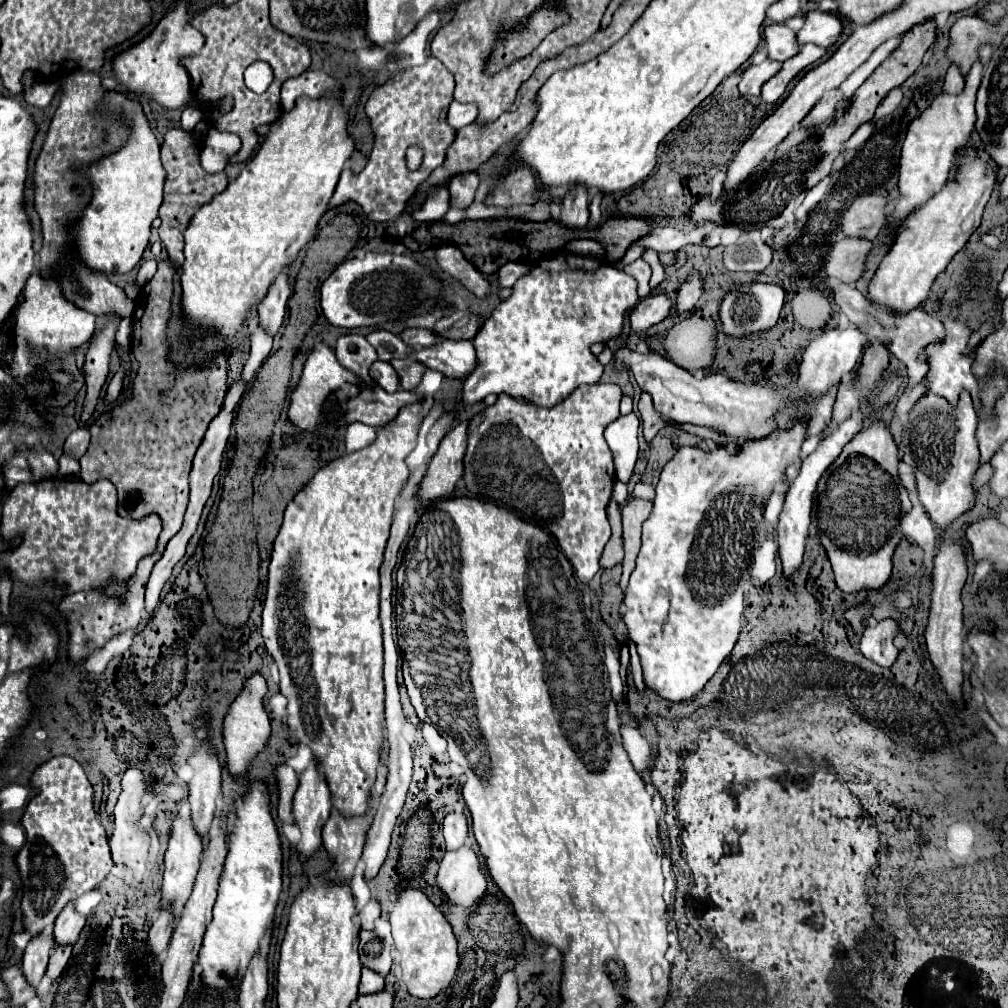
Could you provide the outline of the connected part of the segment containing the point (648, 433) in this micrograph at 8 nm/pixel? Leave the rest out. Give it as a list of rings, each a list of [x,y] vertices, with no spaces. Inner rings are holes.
[[[645,392],[641,394],[641,400],[639,400],[639,412],[641,412],[641,420],[643,420],[643,436],[645,436],[647,442],[651,442],[655,438],[655,434],[661,430],[663,420],[655,412],[651,396],[645,394]]]

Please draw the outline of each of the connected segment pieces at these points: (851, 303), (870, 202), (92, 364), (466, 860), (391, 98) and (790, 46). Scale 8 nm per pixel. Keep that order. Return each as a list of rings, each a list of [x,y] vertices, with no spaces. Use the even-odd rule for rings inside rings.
[[[827,278],[827,288],[831,290],[833,300],[839,306],[839,310],[843,314],[847,314],[849,322],[853,322],[867,335],[869,344],[879,340],[879,338],[889,342],[889,350],[907,366],[907,376],[909,376],[907,378],[907,388],[913,388],[915,384],[919,384],[923,380],[923,374],[927,372],[923,350],[925,350],[925,346],[929,342],[935,342],[935,340],[939,340],[943,336],[943,324],[937,318],[927,316],[921,308],[917,308],[917,310],[913,310],[913,312],[909,312],[905,316],[889,316],[879,306],[875,306],[875,308],[873,308],[873,304],[869,306],[869,300],[857,288],[847,286],[841,280]]]
[[[859,196],[843,214],[841,232],[845,236],[875,240],[887,224],[887,202],[883,196]]]
[[[113,316],[105,328],[97,334],[97,338],[91,342],[87,356],[85,356],[85,364],[83,364],[83,374],[87,380],[87,398],[85,398],[85,410],[83,410],[83,424],[91,418],[93,408],[97,404],[99,398],[99,390],[107,378],[107,368],[109,368],[109,354],[115,346],[115,330],[119,326],[121,318]]]
[[[467,846],[455,852],[445,852],[439,862],[437,886],[455,906],[469,910],[479,904],[487,888],[481,856]]]
[[[429,56],[421,66],[405,68],[399,80],[389,78],[385,84],[377,86],[365,104],[375,136],[373,152],[361,174],[351,174],[349,168],[343,170],[331,198],[331,206],[355,200],[371,220],[387,222],[397,218],[417,186],[439,164],[443,164],[445,150],[455,138],[455,130],[447,126],[447,108],[453,102],[453,88],[455,80],[451,72],[433,56]],[[411,146],[419,146],[423,150],[423,162],[415,172],[407,168],[405,160],[405,152]]]
[[[783,24],[765,26],[765,50],[769,60],[783,62],[799,52],[799,44],[795,40],[795,32]]]

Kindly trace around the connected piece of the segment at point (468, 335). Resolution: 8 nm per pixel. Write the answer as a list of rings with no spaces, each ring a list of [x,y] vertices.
[[[453,312],[447,318],[441,318],[433,332],[441,338],[453,338],[453,340],[473,340],[475,334],[479,332],[481,324],[479,324],[479,316],[471,314],[471,312]]]

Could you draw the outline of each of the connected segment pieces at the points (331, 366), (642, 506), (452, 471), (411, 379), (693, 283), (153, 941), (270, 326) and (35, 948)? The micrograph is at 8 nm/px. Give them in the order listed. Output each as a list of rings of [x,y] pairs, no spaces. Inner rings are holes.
[[[315,344],[313,352],[309,354],[307,362],[305,362],[305,368],[303,368],[303,376],[295,388],[295,392],[291,394],[291,408],[289,408],[289,418],[293,424],[297,424],[301,430],[315,430],[317,424],[321,422],[321,408],[323,408],[323,402],[327,398],[329,392],[337,390],[341,380],[347,380],[347,382],[355,382],[359,384],[359,378],[353,376],[353,372],[347,372],[347,368],[343,368],[337,358],[335,358],[335,352],[325,346],[325,344]]]
[[[635,500],[631,504],[627,504],[621,514],[623,514],[623,544],[625,544],[625,558],[623,558],[623,574],[619,580],[619,586],[625,593],[627,588],[627,580],[631,570],[635,568],[635,558],[639,554],[639,546],[641,546],[641,524],[647,520],[647,516],[651,514],[651,506],[653,502],[645,502],[645,500]]]
[[[467,422],[457,424],[441,440],[437,452],[427,464],[427,472],[419,482],[417,504],[427,504],[431,500],[449,498],[453,494],[455,482],[463,476],[463,454],[467,446]]]
[[[413,358],[391,360],[391,364],[399,372],[399,380],[401,380],[403,390],[415,390],[417,384],[421,382],[425,370],[427,370],[427,366],[419,364],[419,360],[413,360]]]
[[[691,270],[689,276],[679,284],[677,288],[677,296],[675,296],[675,312],[679,316],[685,316],[689,314],[697,300],[701,298],[701,294],[705,292],[705,282],[703,282],[703,276],[699,274],[699,270]]]
[[[159,912],[159,918],[153,922],[149,930],[149,938],[147,938],[147,948],[151,956],[157,958],[167,948],[173,928],[175,928],[175,920],[167,912]]]
[[[287,274],[277,276],[273,282],[269,294],[263,298],[259,304],[259,326],[269,334],[275,336],[283,324],[285,312],[287,312],[287,300],[289,300],[289,284],[287,284]]]
[[[39,934],[27,944],[27,948],[23,952],[21,970],[31,988],[39,986],[39,982],[45,974],[45,968],[47,968],[49,954],[53,952],[53,946],[55,946],[55,942],[53,942],[51,934]]]

